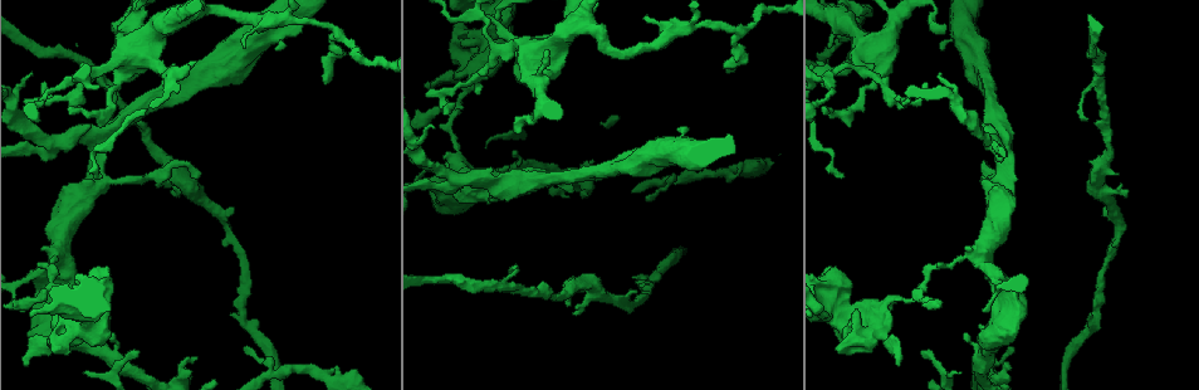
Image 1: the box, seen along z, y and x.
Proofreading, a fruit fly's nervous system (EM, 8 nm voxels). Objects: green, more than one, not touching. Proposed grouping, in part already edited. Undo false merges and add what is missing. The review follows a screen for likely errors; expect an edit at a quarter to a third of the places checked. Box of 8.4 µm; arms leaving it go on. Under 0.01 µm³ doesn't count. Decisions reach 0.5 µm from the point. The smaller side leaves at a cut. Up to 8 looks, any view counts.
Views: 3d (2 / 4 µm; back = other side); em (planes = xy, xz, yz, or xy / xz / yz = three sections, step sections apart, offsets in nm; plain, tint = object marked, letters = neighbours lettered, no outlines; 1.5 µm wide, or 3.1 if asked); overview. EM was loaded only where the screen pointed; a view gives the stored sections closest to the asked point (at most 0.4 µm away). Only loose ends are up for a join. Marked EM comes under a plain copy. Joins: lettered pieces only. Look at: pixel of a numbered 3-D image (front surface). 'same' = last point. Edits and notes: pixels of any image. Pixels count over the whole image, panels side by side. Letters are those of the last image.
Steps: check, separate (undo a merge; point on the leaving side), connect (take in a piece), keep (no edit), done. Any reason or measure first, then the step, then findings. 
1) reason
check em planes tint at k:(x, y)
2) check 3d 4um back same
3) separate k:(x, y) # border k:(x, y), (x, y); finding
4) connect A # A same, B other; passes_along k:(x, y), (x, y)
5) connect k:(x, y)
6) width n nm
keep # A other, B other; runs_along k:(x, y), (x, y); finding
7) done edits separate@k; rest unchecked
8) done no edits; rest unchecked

branch stops here
check 3d 4um back at 1:(1126, 191)

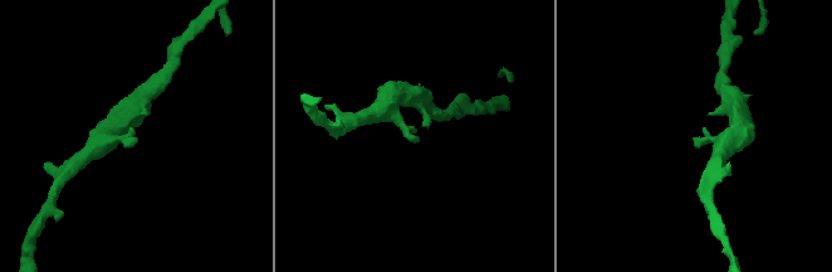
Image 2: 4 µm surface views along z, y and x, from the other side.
now the EM
check em planes letters at 2:(695, 140)

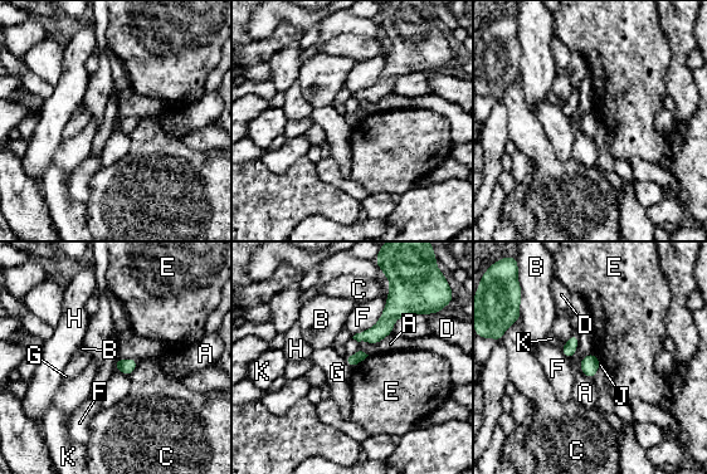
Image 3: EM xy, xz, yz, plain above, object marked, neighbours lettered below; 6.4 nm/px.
keep # A other, B other, C other, D other, E other, F other, G other, H other, J other, K other; border 3:(600, 365), (591, 379); no lettered piece goes on from it

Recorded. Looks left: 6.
side arm on a straight run
check em yz step 8 tint at 1:(49, 143)

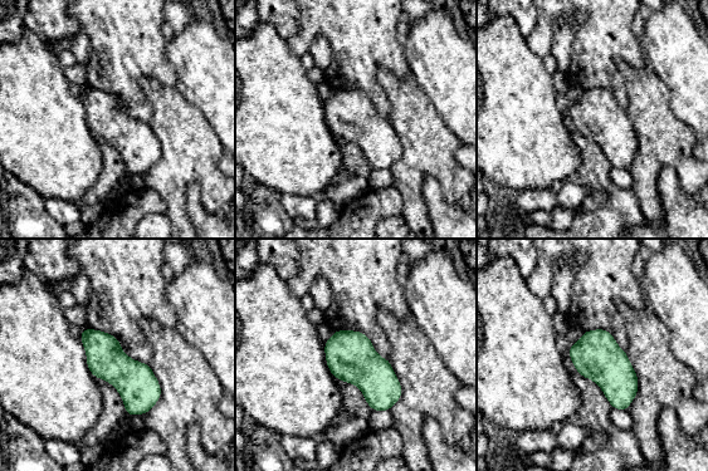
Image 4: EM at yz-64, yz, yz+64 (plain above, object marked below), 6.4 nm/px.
check em planes letters same

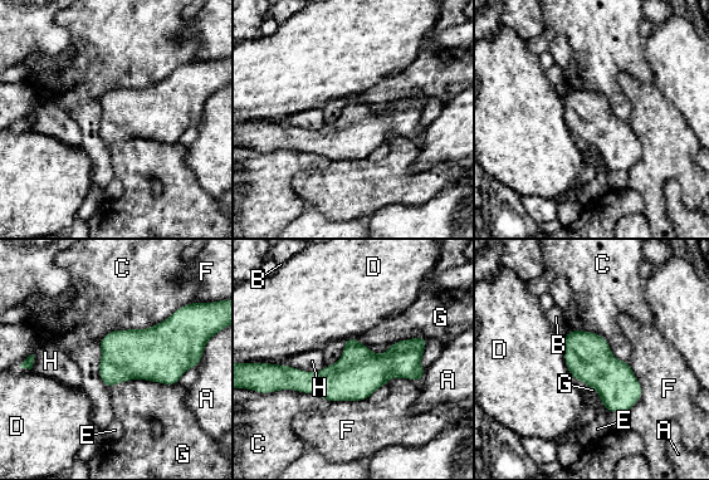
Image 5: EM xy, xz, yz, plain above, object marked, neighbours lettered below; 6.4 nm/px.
width 300 nm
keep # A other, B other, C other, D other, E other, F other, G other, H other; runs_along 5:(423, 341), (346, 381), (282, 373); continuous, no second neuron

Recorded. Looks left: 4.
thick turns thin
check em planes letters at 1:(974, 256)

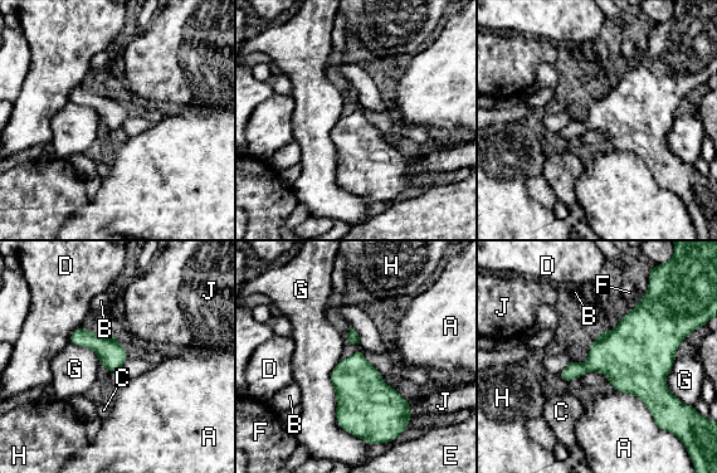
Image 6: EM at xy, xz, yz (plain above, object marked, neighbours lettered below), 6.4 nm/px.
keep # A other, B other, C other, D other, E other, F other, G other, H other, J other; border 6:(340, 359), (336, 422), (370, 444); continuous, no second neuron

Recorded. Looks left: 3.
done no edits; rest unchecked

